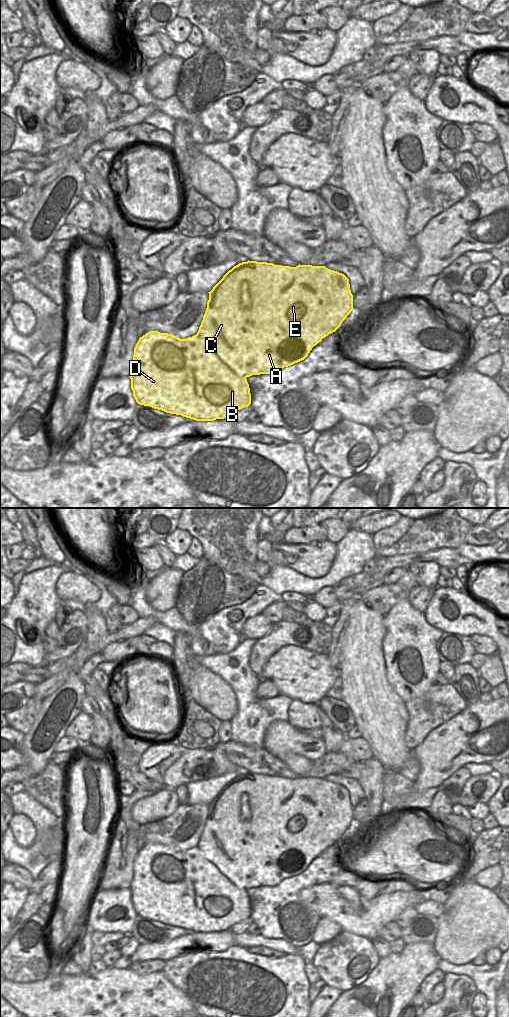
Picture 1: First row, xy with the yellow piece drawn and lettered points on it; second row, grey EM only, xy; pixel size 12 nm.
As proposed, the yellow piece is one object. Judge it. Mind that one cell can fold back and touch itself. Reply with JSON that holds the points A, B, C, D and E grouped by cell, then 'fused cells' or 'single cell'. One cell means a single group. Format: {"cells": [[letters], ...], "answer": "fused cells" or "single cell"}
{"cells": [["A", "C", "E"], ["B", "D"]], "answer": "fused cells"}

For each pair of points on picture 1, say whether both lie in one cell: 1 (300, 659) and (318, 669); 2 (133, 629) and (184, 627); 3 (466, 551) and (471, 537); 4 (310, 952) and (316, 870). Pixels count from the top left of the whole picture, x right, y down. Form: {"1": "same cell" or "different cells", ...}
{"1": "same cell", "2": "different cells", "3": "different cells", "4": "different cells"}

